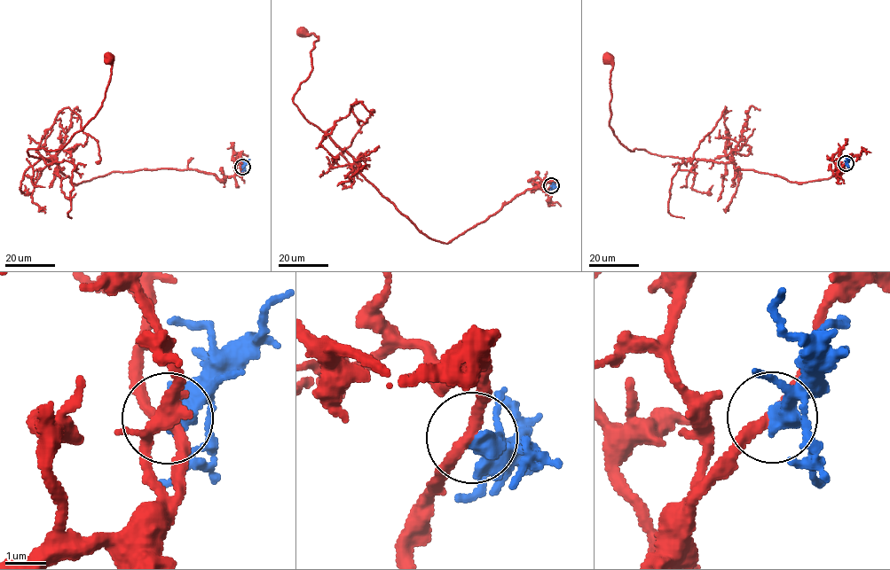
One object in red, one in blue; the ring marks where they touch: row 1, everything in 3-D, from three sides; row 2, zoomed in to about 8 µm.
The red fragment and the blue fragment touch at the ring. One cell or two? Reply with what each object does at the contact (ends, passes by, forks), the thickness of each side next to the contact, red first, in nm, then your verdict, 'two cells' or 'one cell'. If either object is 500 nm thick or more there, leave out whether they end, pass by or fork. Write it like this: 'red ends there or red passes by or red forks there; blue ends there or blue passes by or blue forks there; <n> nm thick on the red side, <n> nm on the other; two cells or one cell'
240 nm thick on the red side, 500 nm on the other; two cells

